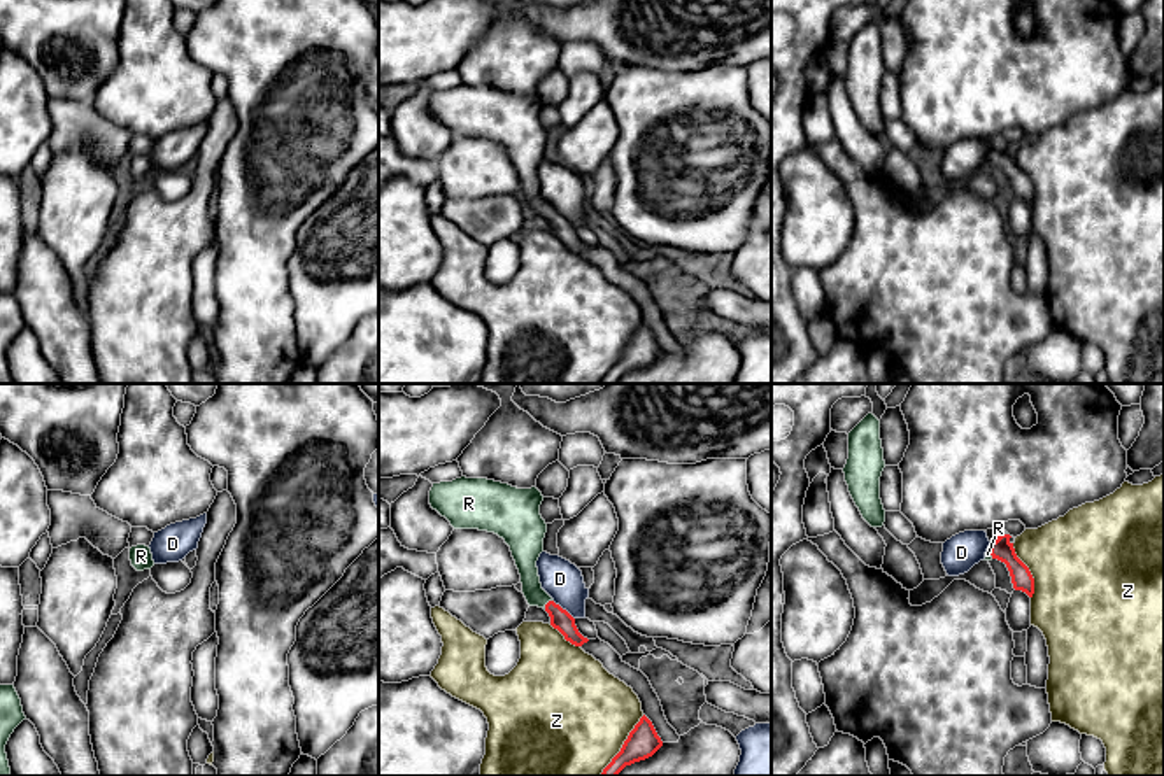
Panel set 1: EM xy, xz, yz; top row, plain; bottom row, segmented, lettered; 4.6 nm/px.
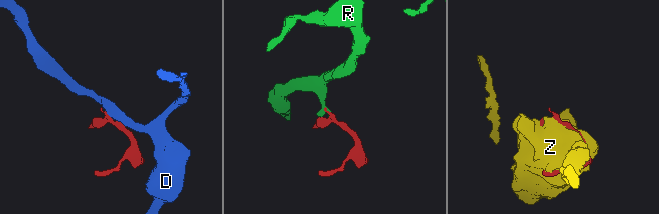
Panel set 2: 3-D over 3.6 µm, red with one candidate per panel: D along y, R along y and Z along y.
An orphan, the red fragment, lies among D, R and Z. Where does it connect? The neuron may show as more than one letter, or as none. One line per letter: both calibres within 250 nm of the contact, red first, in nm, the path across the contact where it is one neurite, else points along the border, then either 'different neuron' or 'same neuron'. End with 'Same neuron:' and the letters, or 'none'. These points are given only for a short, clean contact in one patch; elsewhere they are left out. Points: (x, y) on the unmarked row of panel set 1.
D: 100/180 nm | along xz (553, 209), (574, 226) | different neuron
R: 100/120 nm | same neuron
Z: 140/500 nm | different neuron
Same neuron: R

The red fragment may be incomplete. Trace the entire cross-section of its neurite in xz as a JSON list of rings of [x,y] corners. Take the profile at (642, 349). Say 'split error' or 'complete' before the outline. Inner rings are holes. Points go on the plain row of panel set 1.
complete; [[[643,322],[629,340],[621,359],[603,377],[601,384],[617,384],[626,373],[652,364],[663,354],[652,329]]]

